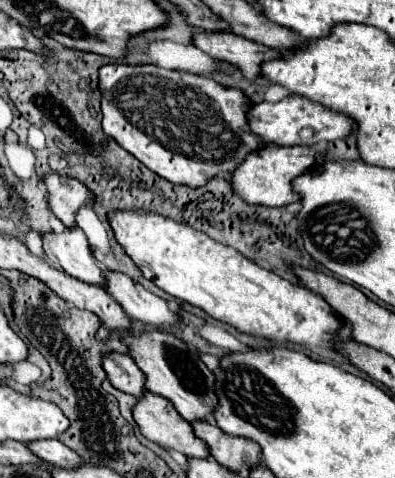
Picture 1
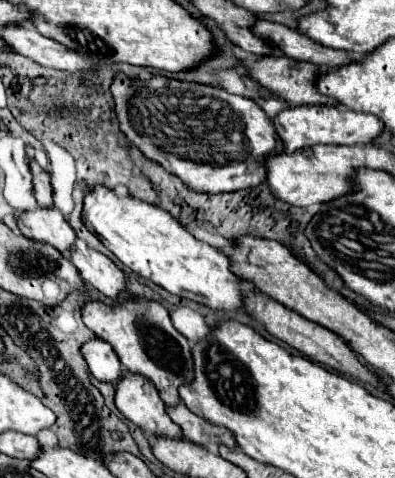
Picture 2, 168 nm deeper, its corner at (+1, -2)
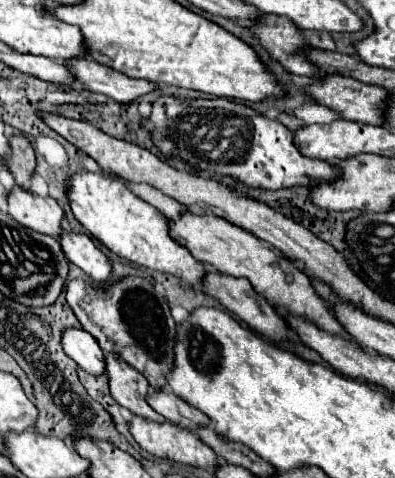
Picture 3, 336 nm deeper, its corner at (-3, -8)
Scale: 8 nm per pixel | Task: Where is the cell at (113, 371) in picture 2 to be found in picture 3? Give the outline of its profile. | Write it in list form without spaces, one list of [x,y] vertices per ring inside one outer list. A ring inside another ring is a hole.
[[[66,328],[62,332],[62,348],[82,370],[90,374],[104,374],[104,354],[98,342],[82,328]]]

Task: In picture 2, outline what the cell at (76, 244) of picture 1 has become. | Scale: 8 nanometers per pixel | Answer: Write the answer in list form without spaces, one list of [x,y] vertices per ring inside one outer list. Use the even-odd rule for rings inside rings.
[[[36,208],[34,212],[24,212],[18,216],[18,228],[26,238],[54,246],[62,256],[68,256],[74,248],[76,234],[64,216],[52,208]]]

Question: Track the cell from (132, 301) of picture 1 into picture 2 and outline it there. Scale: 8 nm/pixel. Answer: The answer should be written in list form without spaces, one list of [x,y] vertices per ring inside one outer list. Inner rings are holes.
[[[74,248],[70,254],[70,260],[78,268],[84,282],[88,282],[96,290],[100,290],[104,296],[118,300],[128,290],[124,272],[120,268],[116,268],[116,264],[110,258],[106,258],[104,254],[96,252],[96,250],[88,250],[84,254],[78,248]]]

